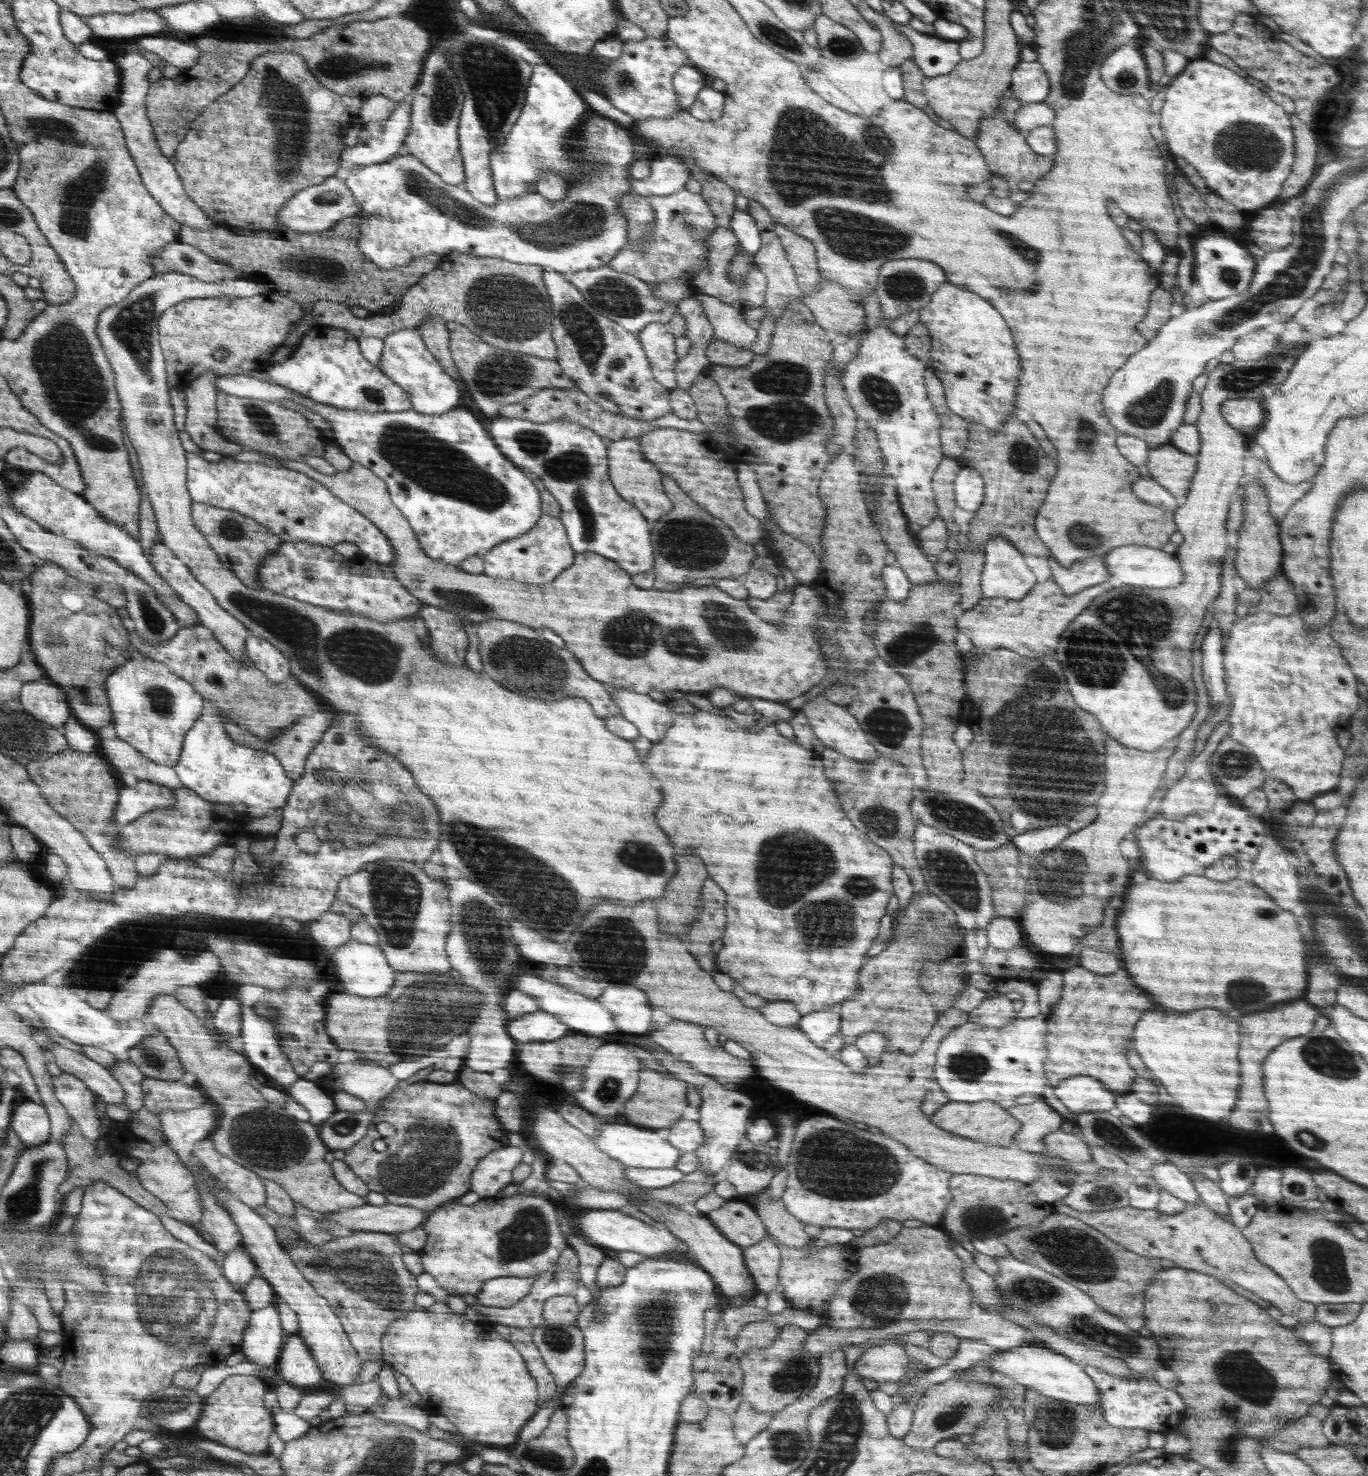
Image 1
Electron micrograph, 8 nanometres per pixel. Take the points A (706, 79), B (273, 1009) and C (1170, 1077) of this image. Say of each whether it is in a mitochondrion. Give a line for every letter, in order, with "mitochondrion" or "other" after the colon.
A: other
B: mitochondrion
C: other

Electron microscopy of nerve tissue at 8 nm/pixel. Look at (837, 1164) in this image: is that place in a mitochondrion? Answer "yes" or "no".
yes

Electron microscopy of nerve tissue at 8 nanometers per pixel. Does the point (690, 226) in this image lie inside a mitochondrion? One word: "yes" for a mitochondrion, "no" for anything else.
yes

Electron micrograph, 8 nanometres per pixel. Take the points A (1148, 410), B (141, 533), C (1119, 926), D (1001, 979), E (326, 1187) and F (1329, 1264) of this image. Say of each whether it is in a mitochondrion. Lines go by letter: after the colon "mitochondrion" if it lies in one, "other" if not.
A: mitochondrion
B: other
C: other
D: other
E: other
F: mitochondrion

